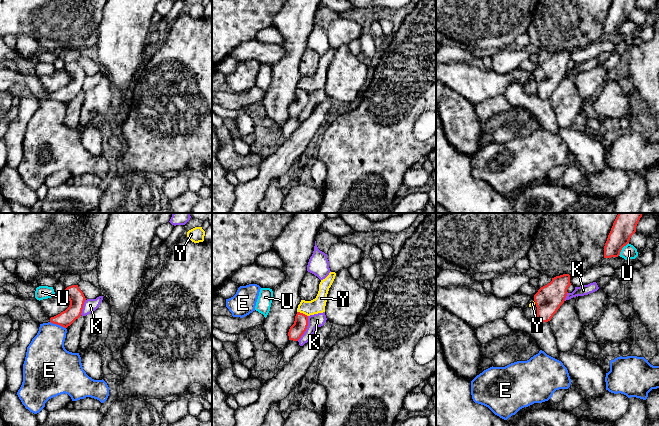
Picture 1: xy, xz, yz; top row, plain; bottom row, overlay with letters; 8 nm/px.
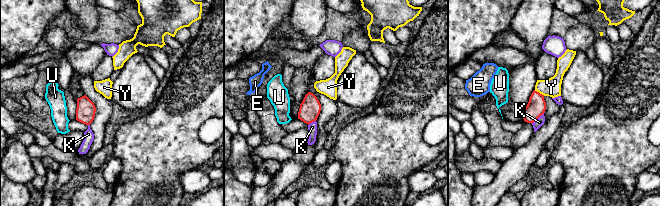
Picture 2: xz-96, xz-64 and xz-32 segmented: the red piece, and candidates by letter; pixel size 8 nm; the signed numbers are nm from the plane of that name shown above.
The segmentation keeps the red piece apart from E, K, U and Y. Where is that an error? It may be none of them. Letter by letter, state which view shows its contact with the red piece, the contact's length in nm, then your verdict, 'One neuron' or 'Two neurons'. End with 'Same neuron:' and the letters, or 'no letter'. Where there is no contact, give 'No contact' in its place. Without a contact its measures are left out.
E: Touches red in xy. Shared border 140 nm. Two neurons
K: Touches red in xz. Shared border 220 nm. Two neurons
U: Touches red in yz. Shared border 140 nm. Two neurons
Y: Touches red in xz. Shared border 100 nm. Two neurons
Same neuron: no letter

